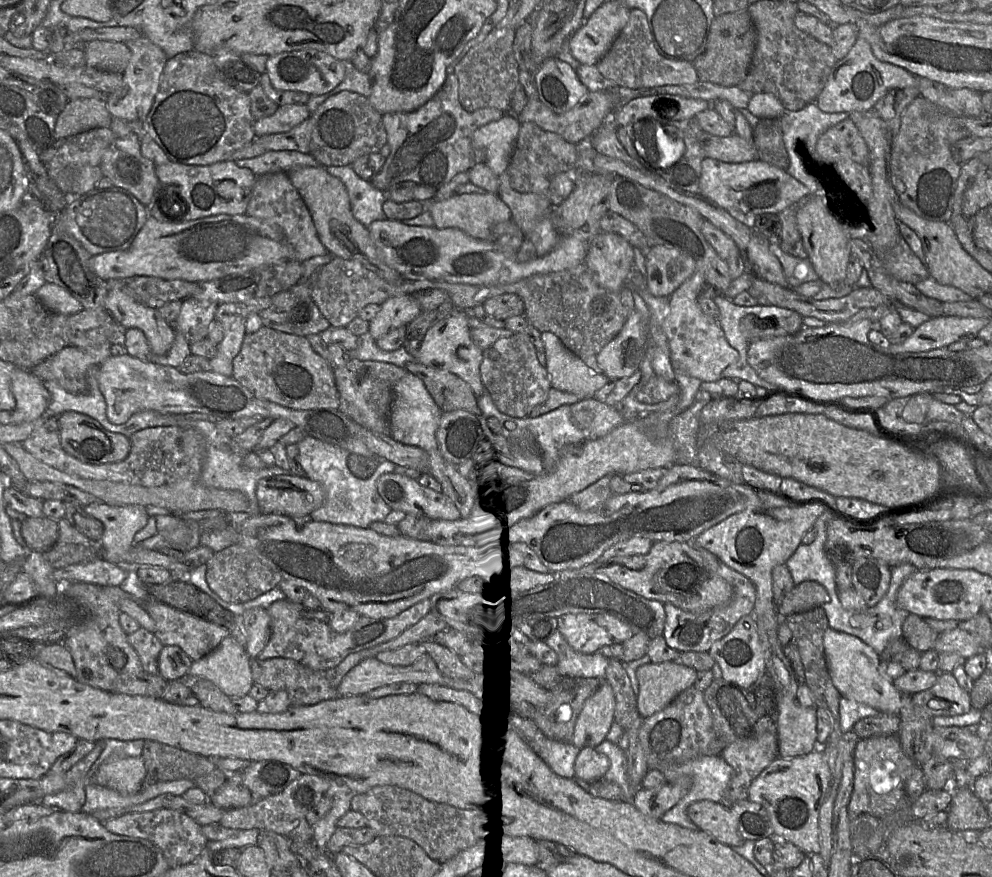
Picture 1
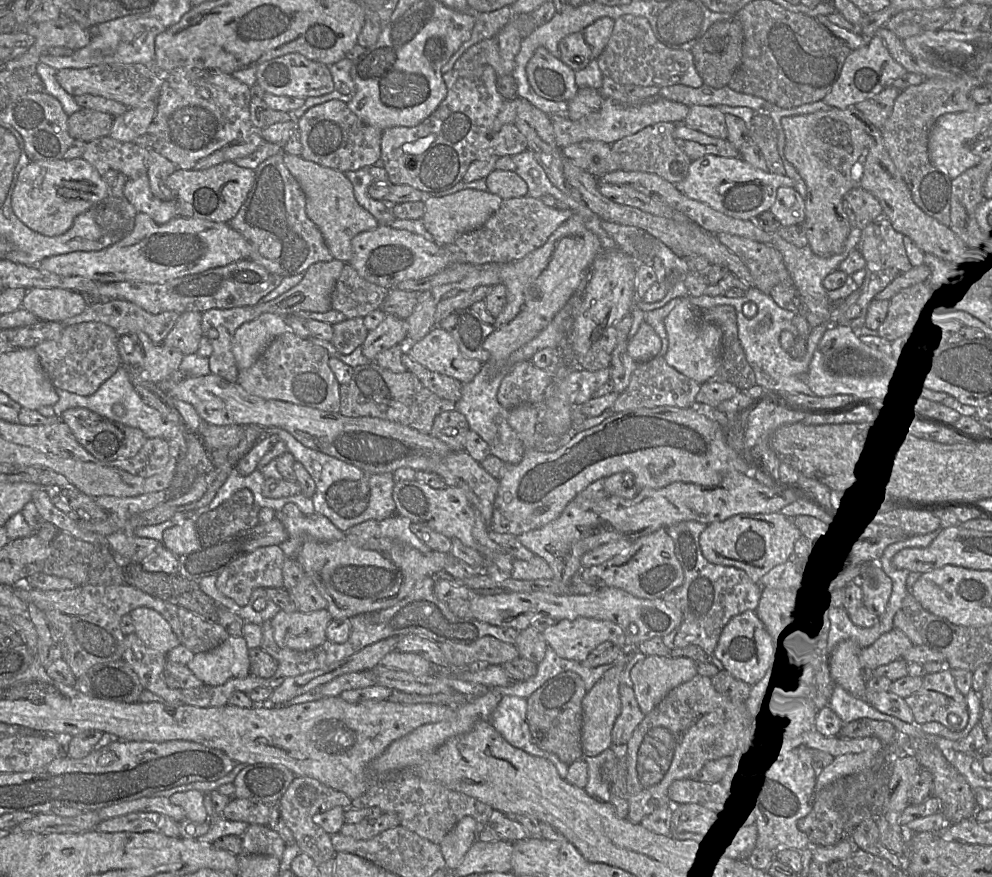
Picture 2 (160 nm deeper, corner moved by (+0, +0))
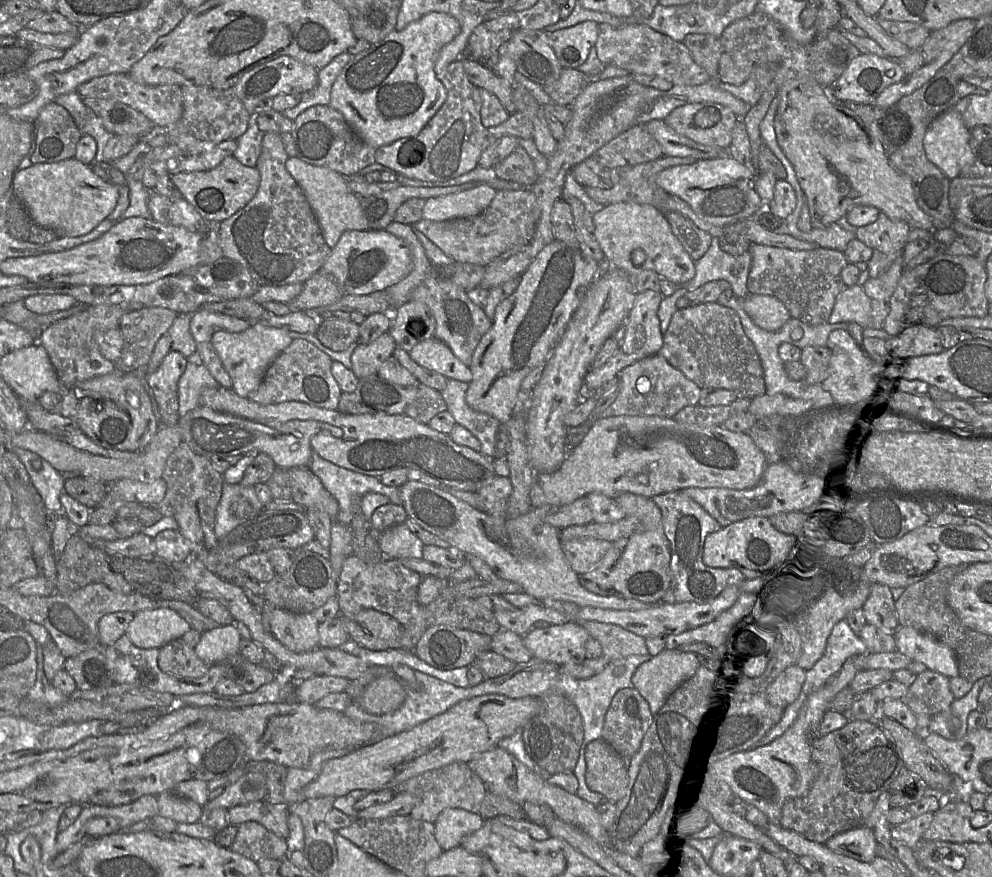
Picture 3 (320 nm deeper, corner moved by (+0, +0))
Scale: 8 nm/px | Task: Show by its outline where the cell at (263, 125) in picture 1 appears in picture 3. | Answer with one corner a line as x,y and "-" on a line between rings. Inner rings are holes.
265,133
256,165
260,172
260,185
256,195
245,207
218,224
223,255
240,263
261,286
303,284
320,271
332,250
324,240
320,225
304,192
286,169
285,163
288,158
280,134

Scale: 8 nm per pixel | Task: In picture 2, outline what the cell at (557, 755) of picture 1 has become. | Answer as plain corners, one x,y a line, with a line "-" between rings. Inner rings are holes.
504,695
490,717
492,726
514,747
550,761
559,775
565,779
568,765
559,760
556,755
541,749
532,742
526,719
526,706
526,699

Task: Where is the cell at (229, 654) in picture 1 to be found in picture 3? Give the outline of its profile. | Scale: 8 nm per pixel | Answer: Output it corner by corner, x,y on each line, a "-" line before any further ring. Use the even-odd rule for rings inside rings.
235,624
218,626
201,634
195,653
208,665
220,664
227,657
239,653
241,639

